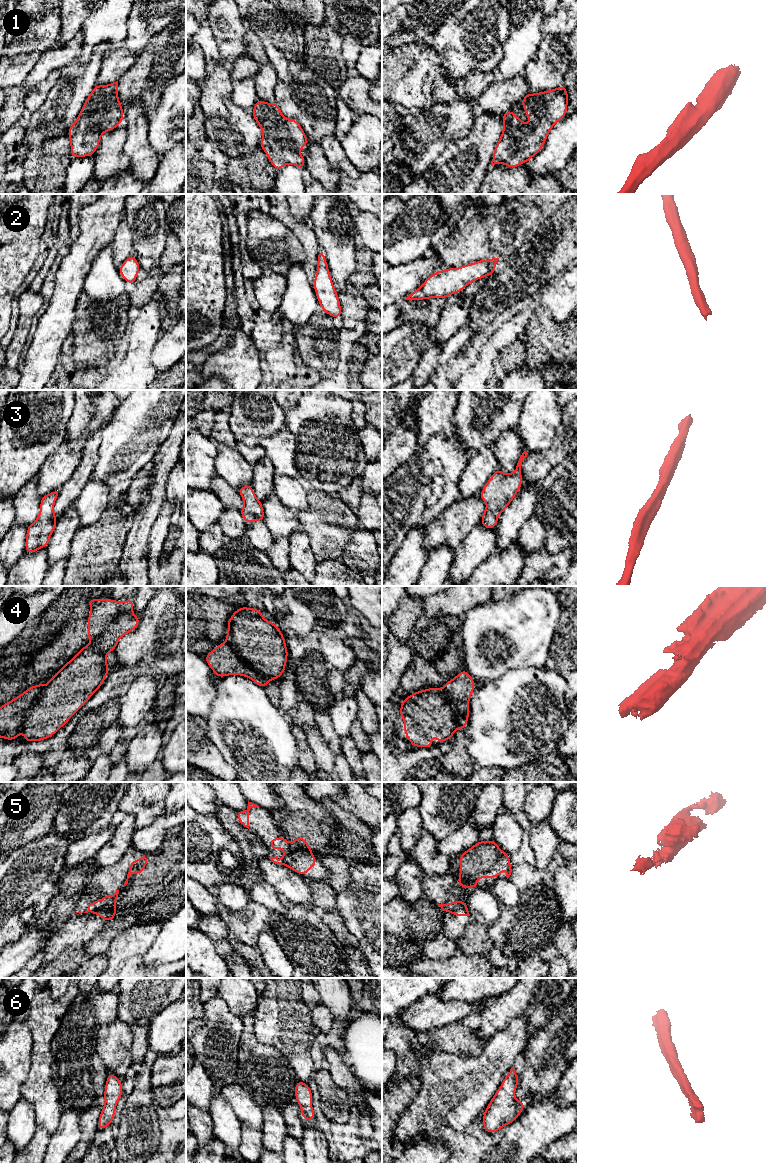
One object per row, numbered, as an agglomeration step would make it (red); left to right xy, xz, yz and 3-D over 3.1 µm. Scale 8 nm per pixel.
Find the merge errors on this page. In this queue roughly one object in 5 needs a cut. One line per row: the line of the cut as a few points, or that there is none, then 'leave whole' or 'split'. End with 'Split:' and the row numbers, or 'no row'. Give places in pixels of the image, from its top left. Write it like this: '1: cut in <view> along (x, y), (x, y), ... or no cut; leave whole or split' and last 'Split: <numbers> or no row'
1: no cut; leave whole
2: no cut; leave whole
3: no cut; leave whole
4: no cut; leave whole
5: no cut; leave whole
6: no cut; leave whole
Split: no row

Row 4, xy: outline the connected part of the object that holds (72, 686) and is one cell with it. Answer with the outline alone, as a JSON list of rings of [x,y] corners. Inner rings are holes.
[[[88,599],[88,606],[92,610],[88,614],[88,639],[92,642],[84,646],[78,653],[68,661],[59,671],[48,681],[46,685],[36,684],[29,687],[22,694],[0,707],[0,737],[13,741],[20,733],[24,732],[24,741],[43,741],[53,736],[62,728],[70,718],[91,698],[91,696],[104,683],[109,673],[106,655],[115,650],[118,641],[127,633],[138,627],[140,617],[133,614],[134,601],[116,601],[113,599]]]

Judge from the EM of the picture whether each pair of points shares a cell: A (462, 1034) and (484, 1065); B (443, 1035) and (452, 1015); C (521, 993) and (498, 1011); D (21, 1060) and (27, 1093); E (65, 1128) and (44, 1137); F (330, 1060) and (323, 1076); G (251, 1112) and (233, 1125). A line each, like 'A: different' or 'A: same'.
A: different
B: different
C: same
D: different
E: different
F: different
G: different

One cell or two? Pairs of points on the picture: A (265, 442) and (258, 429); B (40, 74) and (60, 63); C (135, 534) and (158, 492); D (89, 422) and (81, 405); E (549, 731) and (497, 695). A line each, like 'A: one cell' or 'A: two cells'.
A: two cells
B: one cell
C: one cell
D: one cell
E: one cell

